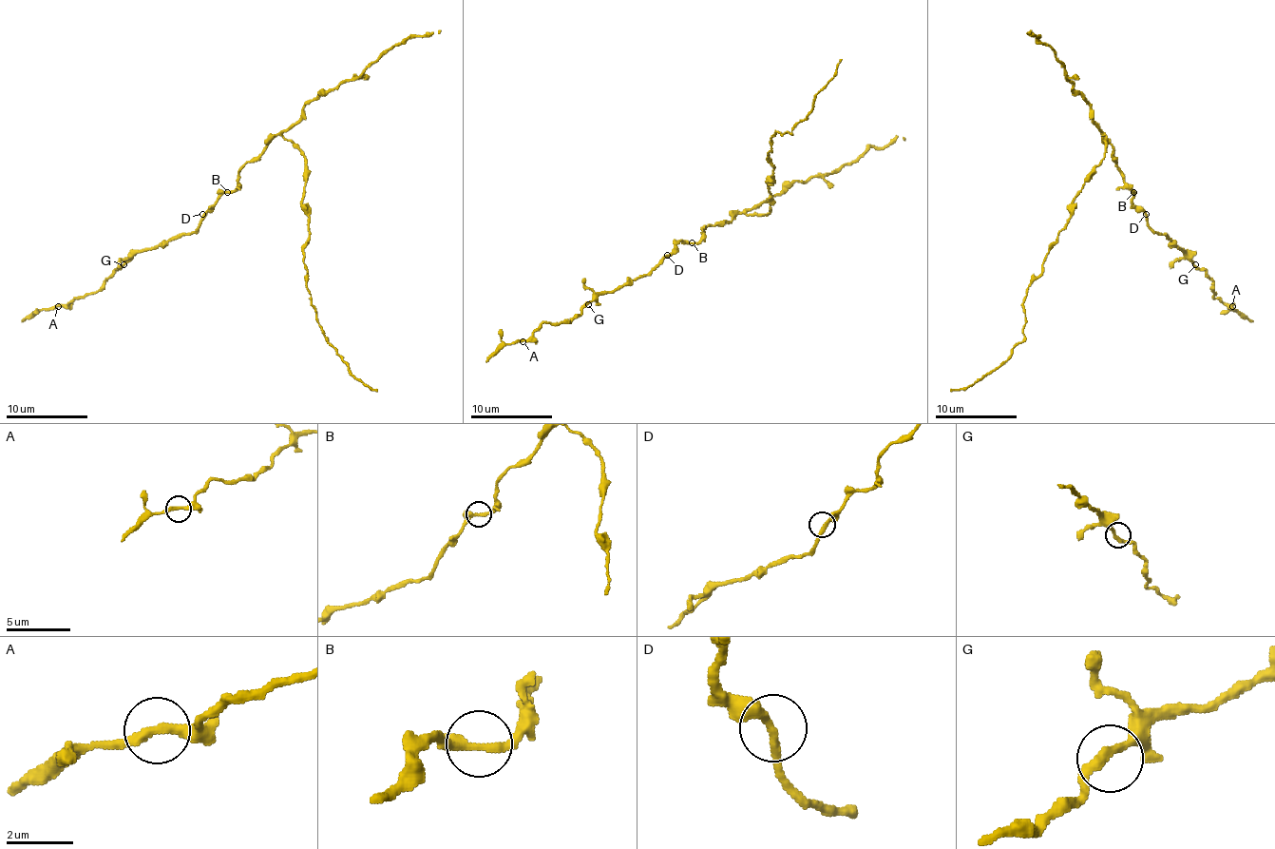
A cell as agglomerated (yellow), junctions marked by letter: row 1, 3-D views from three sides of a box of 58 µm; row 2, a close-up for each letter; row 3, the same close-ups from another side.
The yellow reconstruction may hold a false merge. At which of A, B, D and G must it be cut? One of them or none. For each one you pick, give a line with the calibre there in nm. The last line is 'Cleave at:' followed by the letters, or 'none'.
B: Thickness 320 nm
Cleave at: B

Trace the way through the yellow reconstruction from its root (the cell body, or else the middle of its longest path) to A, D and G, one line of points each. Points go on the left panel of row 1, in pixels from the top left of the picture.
A: (273, 140), (239, 171), (237, 187), (232, 193), (223, 193), (193, 232), (138, 250), (97, 291), (58, 306)
D: (273, 140), (239, 171), (237, 187), (232, 193), (223, 193), (202, 214)
G: (273, 140), (239, 171), (237, 187), (232, 193), (223, 193), (193, 232), (138, 250), (123, 264)

